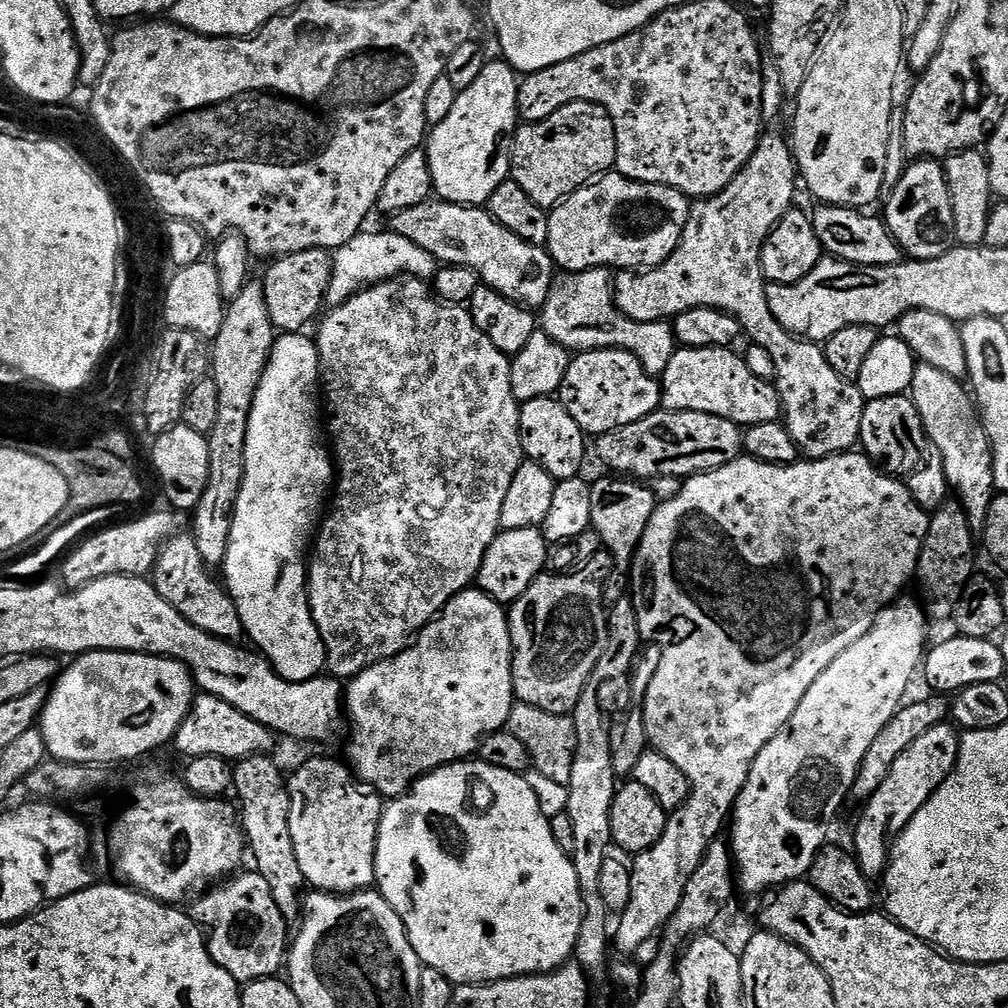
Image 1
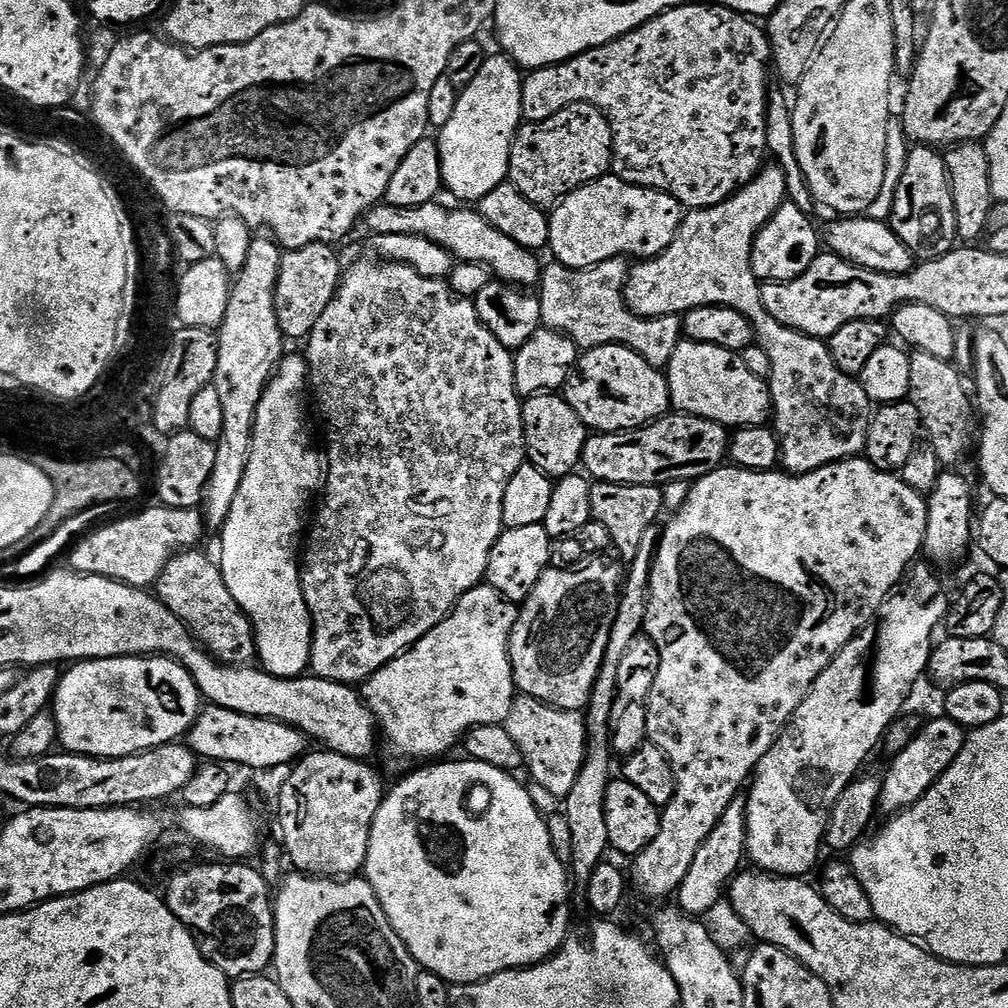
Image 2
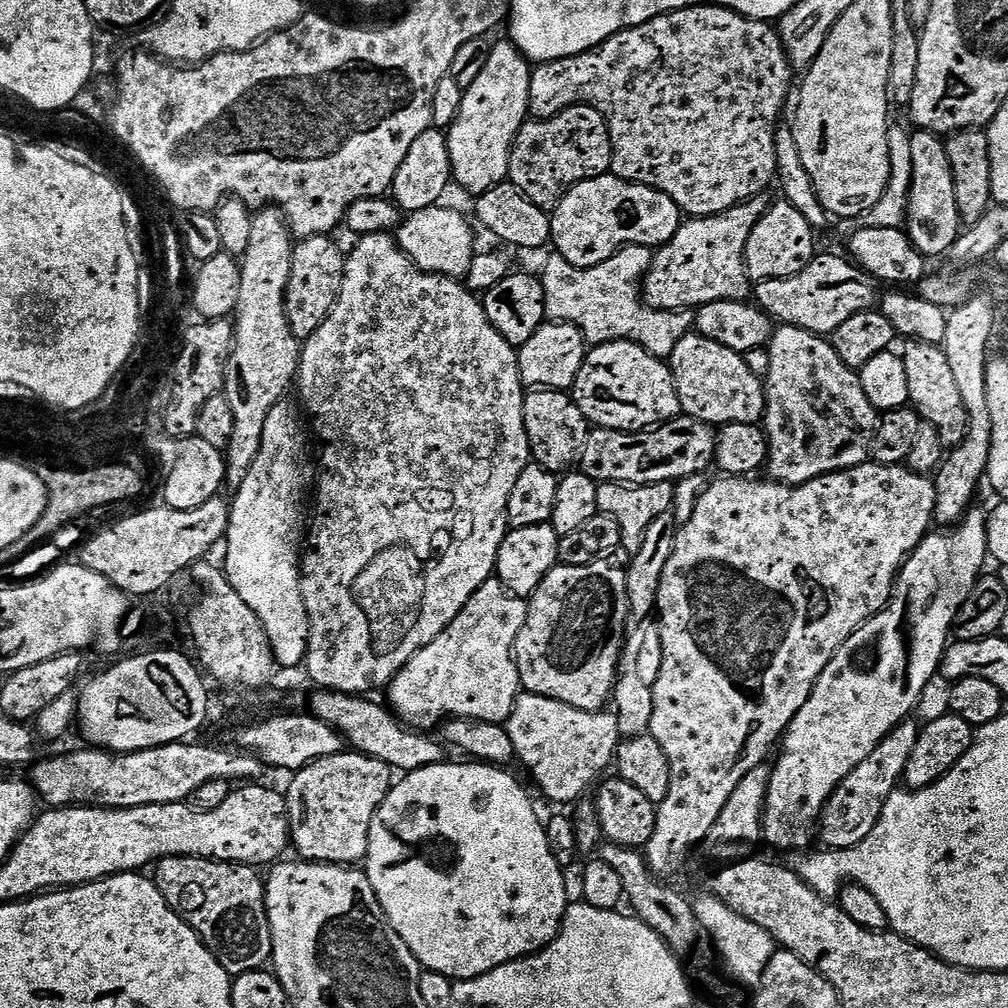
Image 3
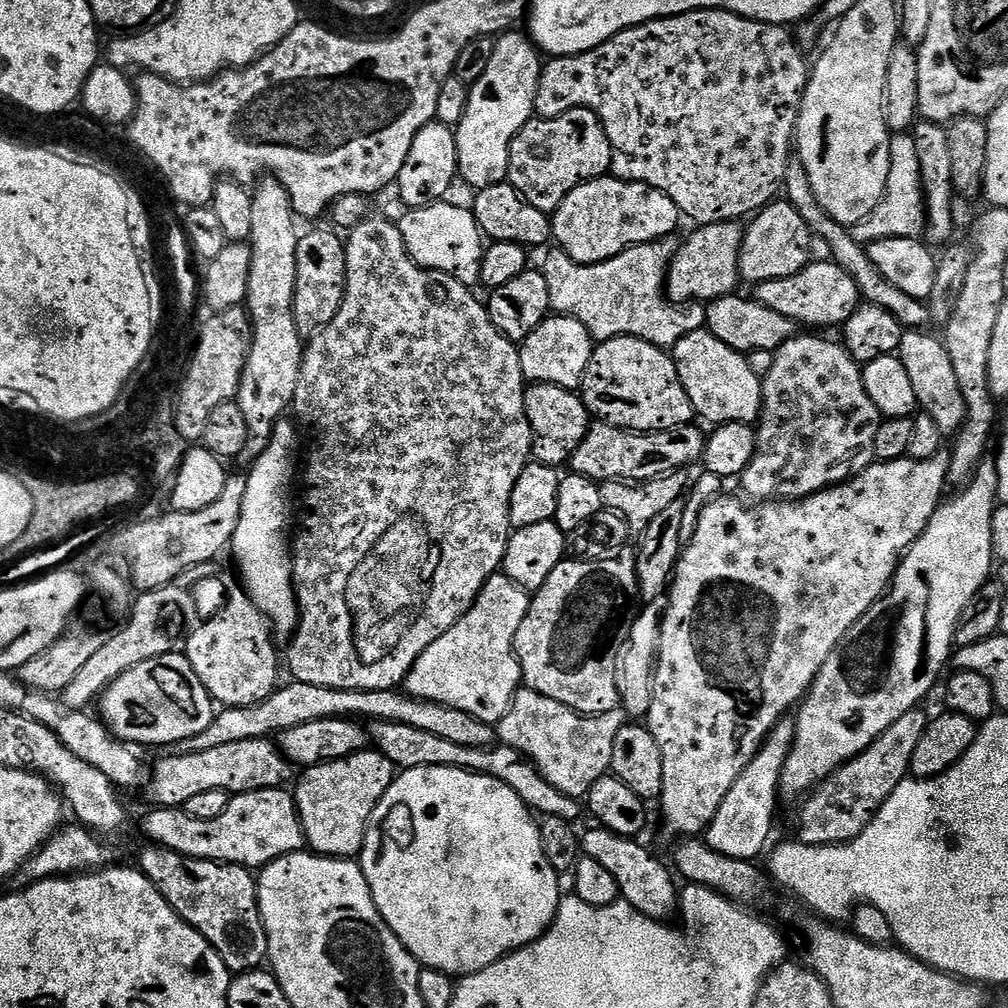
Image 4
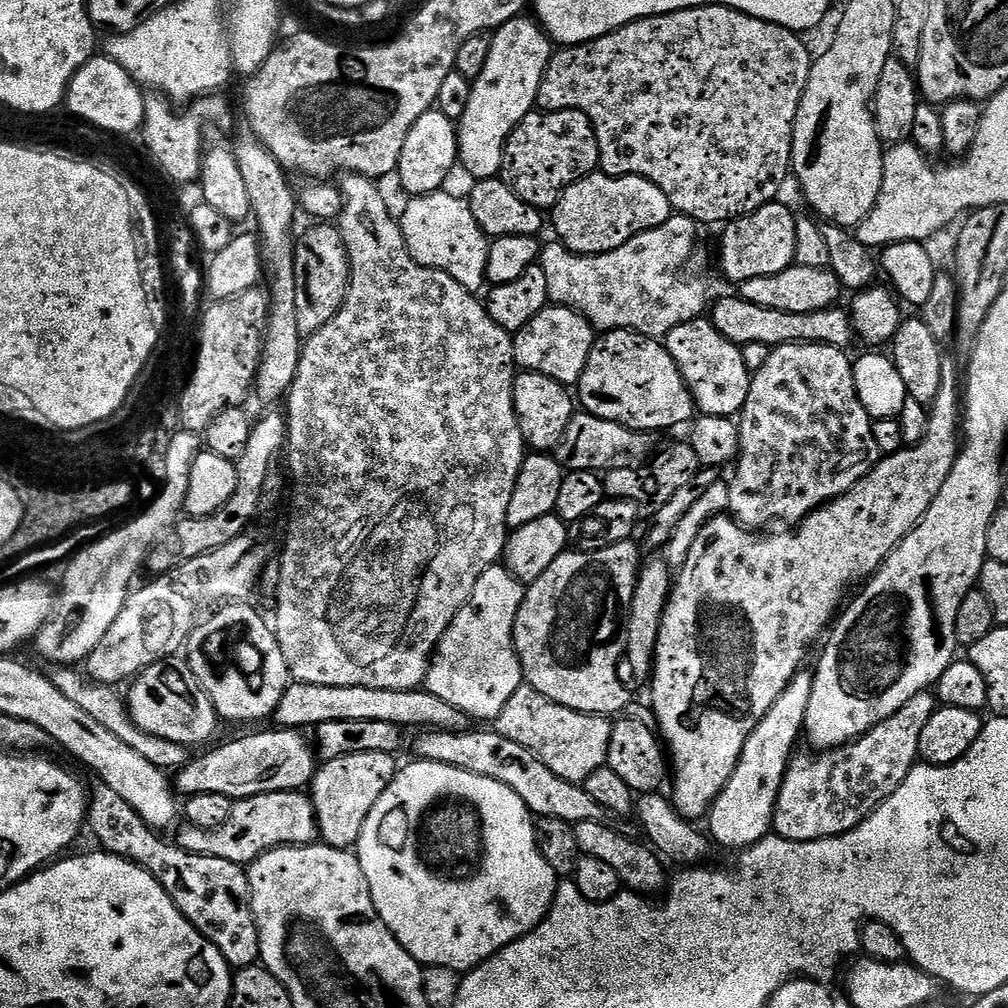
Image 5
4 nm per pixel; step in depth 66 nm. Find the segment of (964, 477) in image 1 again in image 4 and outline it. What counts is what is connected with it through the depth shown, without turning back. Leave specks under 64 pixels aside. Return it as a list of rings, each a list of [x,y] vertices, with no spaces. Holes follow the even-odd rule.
[[[928,330],[905,331],[898,355],[910,377],[910,383],[914,385],[916,403],[922,409],[923,415],[934,418],[934,426],[938,426],[941,437],[955,437],[963,426],[964,415],[968,411],[943,339],[939,335],[931,336]]]

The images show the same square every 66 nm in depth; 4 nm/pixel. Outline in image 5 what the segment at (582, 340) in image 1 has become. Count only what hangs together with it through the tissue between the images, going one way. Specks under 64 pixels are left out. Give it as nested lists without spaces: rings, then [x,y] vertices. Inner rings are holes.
[[[674,214],[662,226],[646,230],[630,242],[618,246],[609,252],[583,256],[571,252],[565,244],[545,243],[540,249],[538,267],[546,274],[548,299],[553,305],[562,308],[574,308],[592,323],[597,333],[637,332],[653,338],[667,338],[670,330],[682,326],[682,322],[701,319],[709,311],[708,280],[700,273],[702,264],[696,257],[696,247],[700,244],[701,225],[688,216]]]

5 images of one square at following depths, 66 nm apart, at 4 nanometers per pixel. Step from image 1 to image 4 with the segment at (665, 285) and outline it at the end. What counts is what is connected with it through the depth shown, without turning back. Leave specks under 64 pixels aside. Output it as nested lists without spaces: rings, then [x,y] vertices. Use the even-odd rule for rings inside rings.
[[[735,220],[721,224],[701,224],[677,247],[666,277],[669,300],[685,305],[689,302],[711,302],[718,296],[731,296],[741,287],[740,247],[744,228]],[[797,334],[782,347],[776,349],[774,366],[770,366],[770,374],[763,377],[762,383],[764,385],[764,401],[760,404],[760,419],[756,428],[756,453],[750,462],[750,466],[746,466],[742,477],[745,492],[743,495],[745,497],[753,496],[751,499],[756,502],[767,502],[777,498],[798,500],[802,496],[813,496],[815,492],[820,492],[824,488],[832,488],[836,484],[841,484],[844,480],[850,480],[874,463],[876,460],[876,435],[880,429],[882,417],[874,406],[874,402],[870,402],[870,394],[866,394],[861,365],[857,364],[855,358],[844,349],[843,343],[836,341],[835,344],[834,341],[823,340],[820,336]]]

